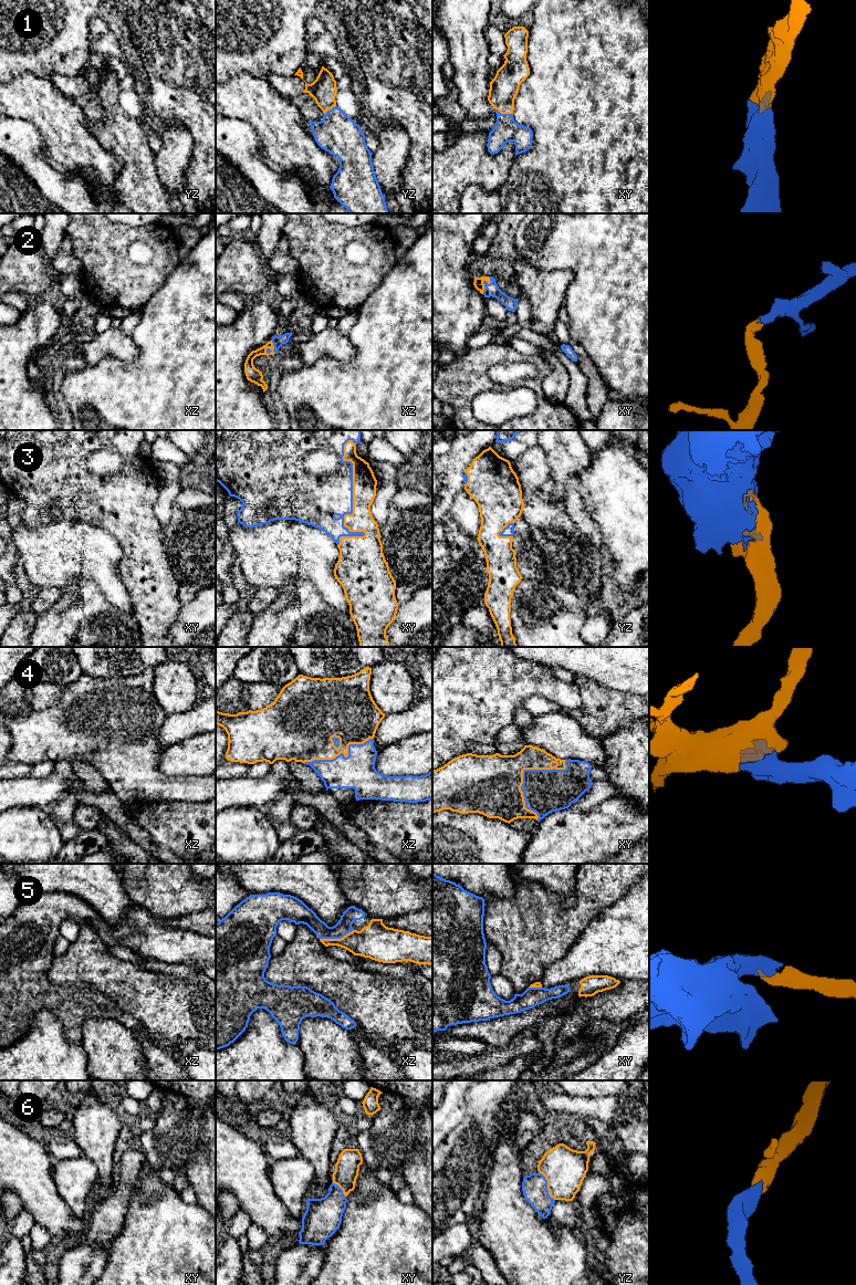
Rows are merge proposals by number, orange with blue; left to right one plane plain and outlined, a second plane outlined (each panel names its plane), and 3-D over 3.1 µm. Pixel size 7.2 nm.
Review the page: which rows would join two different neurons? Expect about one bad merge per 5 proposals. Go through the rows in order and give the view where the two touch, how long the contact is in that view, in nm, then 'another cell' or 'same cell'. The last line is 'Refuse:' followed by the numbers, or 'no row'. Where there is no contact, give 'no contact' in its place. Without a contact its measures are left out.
1: meets orange in xy; contact 130 nm long; same cell
2: meets orange in xz; contact 110 nm long; same cell
3: meets orange in xy; contact 800 nm long; same cell
4: meets orange in xy; contact 480 nm long; same cell
5: meets orange in xz; contact 280 nm long; same cell
6: meets orange in yz; contact 240 nm long; same cell
Refuse: no row

